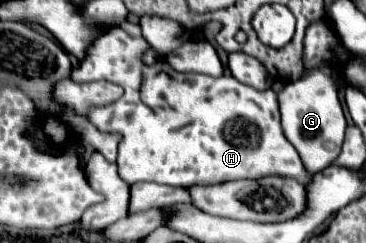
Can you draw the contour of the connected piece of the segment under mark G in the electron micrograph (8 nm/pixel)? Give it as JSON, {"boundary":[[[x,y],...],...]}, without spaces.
{"boundary":[[[321,65],[319,69],[307,71],[305,77],[287,83],[281,91],[277,91],[283,133],[289,139],[289,143],[293,143],[295,149],[301,153],[301,159],[305,161],[305,167],[311,173],[329,167],[337,153],[341,153],[341,141],[345,137],[347,127],[331,71],[331,65]]]}

